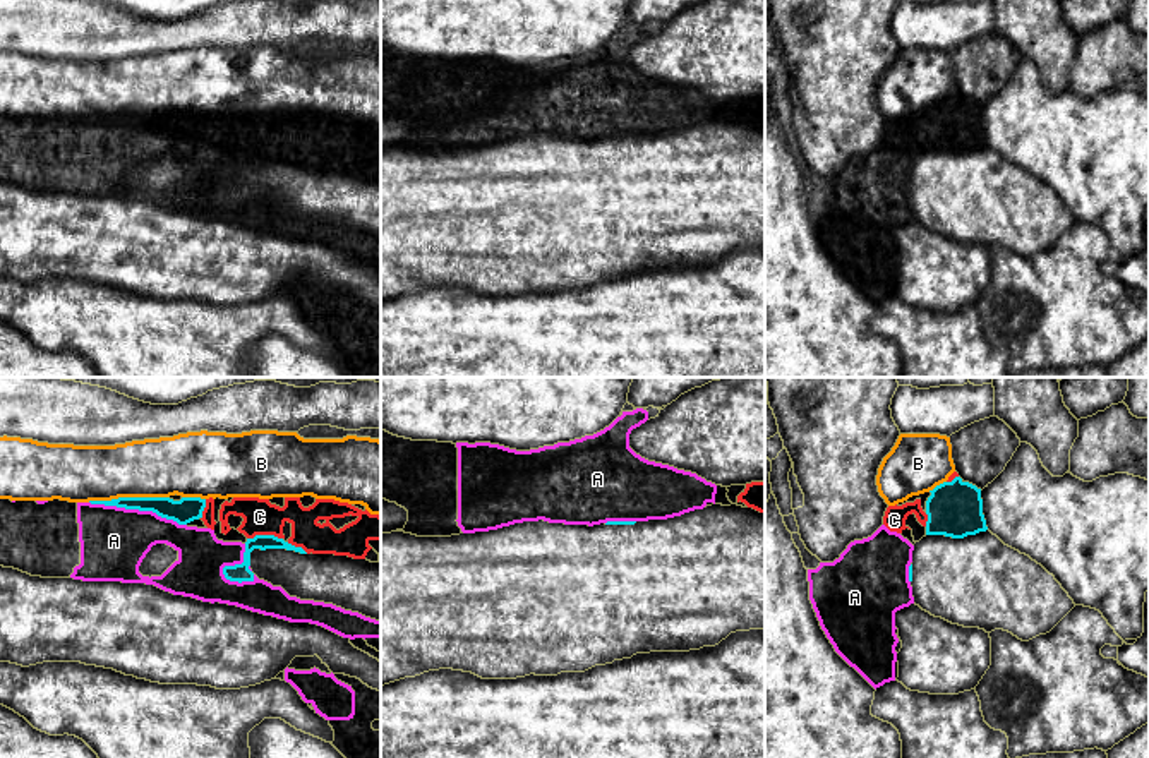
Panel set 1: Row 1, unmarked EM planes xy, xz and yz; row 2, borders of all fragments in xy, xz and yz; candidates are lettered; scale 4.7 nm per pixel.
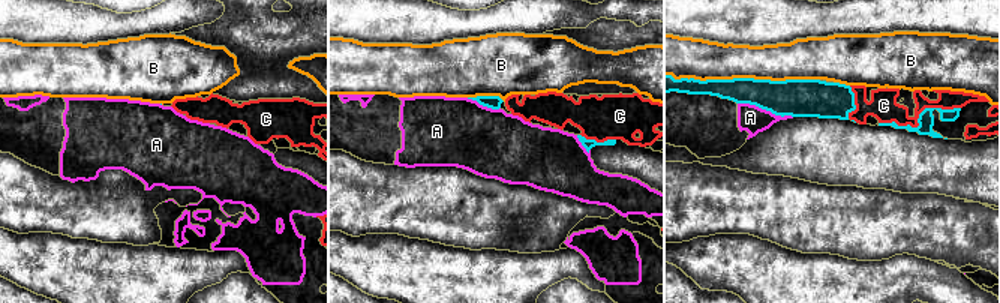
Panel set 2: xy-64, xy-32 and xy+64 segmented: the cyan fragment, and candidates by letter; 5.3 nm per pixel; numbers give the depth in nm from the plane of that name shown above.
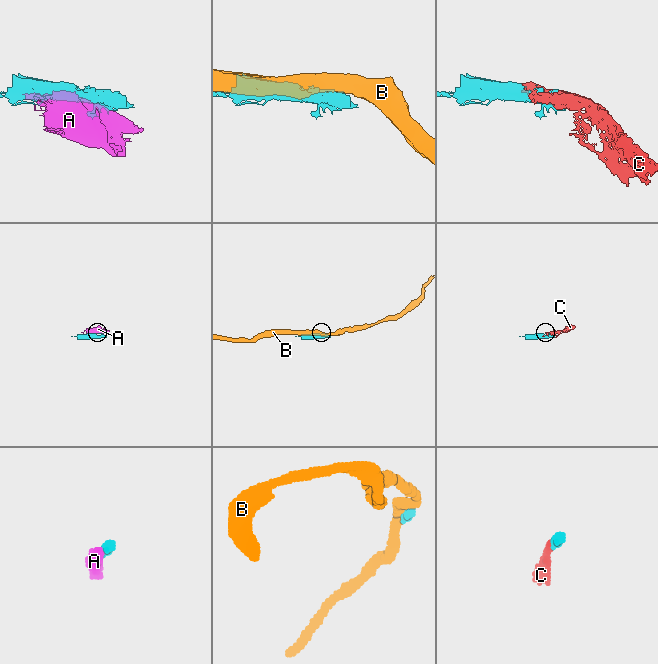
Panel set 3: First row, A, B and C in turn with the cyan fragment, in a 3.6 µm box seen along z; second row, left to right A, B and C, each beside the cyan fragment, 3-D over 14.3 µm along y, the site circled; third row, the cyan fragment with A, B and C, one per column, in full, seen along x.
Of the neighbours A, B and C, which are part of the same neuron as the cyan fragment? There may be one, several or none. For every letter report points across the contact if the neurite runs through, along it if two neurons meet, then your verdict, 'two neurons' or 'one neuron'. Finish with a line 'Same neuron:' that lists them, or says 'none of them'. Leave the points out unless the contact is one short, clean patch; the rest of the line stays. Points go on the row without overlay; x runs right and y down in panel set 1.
A: two neurons
B: two neurons
C: one neuron
Same neuron: C

